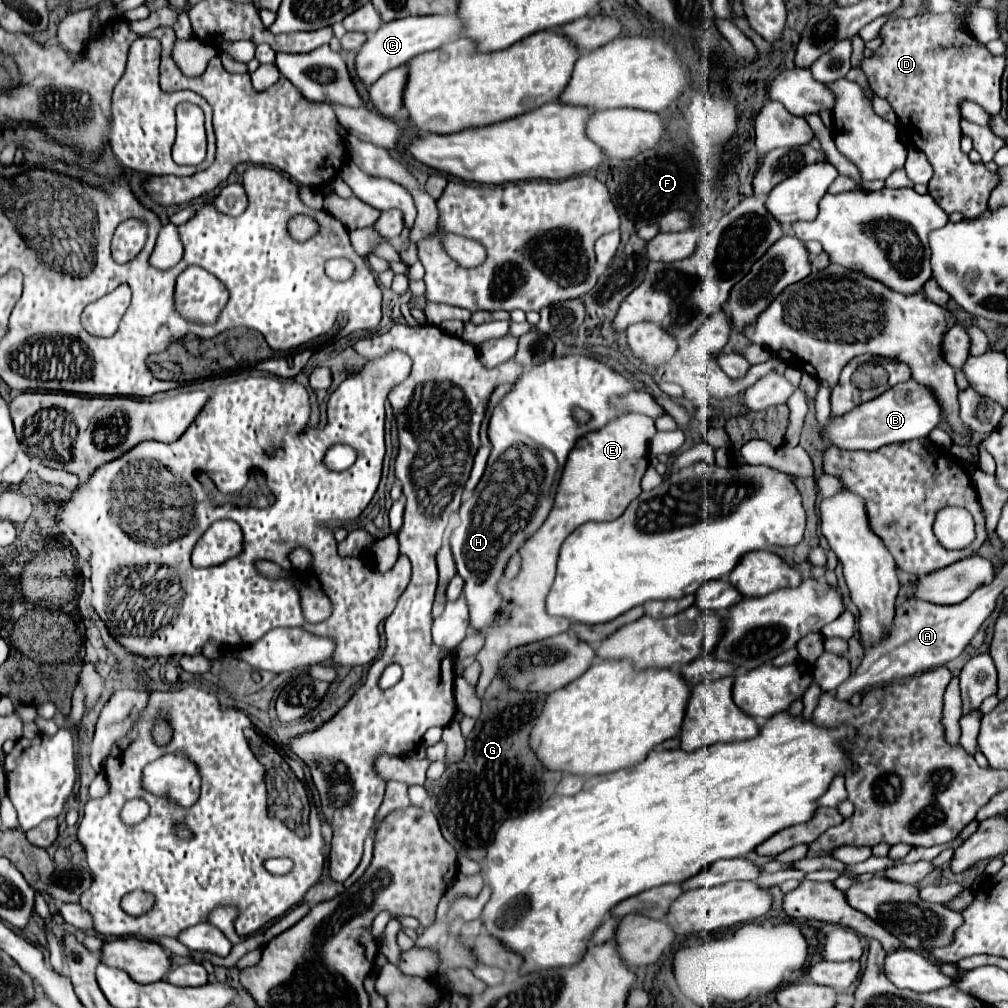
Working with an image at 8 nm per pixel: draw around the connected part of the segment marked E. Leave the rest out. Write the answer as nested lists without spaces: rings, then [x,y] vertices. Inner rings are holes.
[[[626,414],[578,440],[566,460],[562,482],[558,486],[558,496],[554,500],[550,516],[546,518],[542,528],[522,546],[520,574],[504,586],[500,584],[500,592],[506,600],[506,604],[502,606],[502,620],[498,620],[498,628],[490,628],[484,648],[476,654],[476,660],[482,666],[478,698],[482,698],[484,690],[496,676],[502,658],[510,650],[536,640],[546,640],[570,628],[568,620],[546,616],[544,610],[544,598],[550,592],[550,586],[556,576],[556,560],[560,546],[568,538],[568,534],[574,532],[578,526],[586,524],[588,520],[614,520],[628,508],[634,498],[640,496],[640,480],[648,468],[648,440],[654,434],[656,428],[652,418],[644,414]]]

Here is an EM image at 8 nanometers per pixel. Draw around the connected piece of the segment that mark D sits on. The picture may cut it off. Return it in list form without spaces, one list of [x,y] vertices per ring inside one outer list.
[[[928,14],[928,16],[910,18],[910,20],[890,20],[890,22],[880,30],[880,36],[882,36],[884,44],[876,50],[878,56],[874,56],[874,60],[864,60],[864,62],[862,62],[862,70],[864,70],[864,74],[866,74],[866,78],[868,78],[868,84],[870,84],[872,92],[874,92],[876,96],[888,100],[888,104],[890,104],[892,110],[896,112],[898,122],[902,124],[902,128],[904,128],[908,134],[912,132],[912,144],[914,144],[920,152],[924,152],[926,158],[928,158],[928,162],[932,164],[934,176],[932,176],[932,180],[928,182],[930,196],[932,196],[932,198],[938,202],[938,206],[942,206],[948,214],[952,214],[952,212],[962,212],[966,218],[974,218],[974,216],[978,216],[980,212],[984,212],[984,210],[988,208],[988,198],[990,198],[990,192],[992,192],[994,184],[998,182],[998,176],[992,174],[992,172],[988,172],[982,162],[980,162],[980,164],[972,164],[972,162],[968,160],[968,156],[960,152],[960,138],[962,138],[962,134],[960,134],[960,108],[958,108],[958,104],[960,104],[962,100],[972,100],[972,102],[980,104],[986,112],[992,112],[992,114],[998,114],[998,112],[1000,112],[1000,106],[1002,106],[1002,102],[1000,102],[1000,78],[1002,78],[1002,72],[1004,72],[1004,56],[992,56],[992,54],[986,50],[984,44],[978,44],[978,42],[966,32],[966,26],[964,26],[962,16],[964,16],[964,14],[958,14],[958,16],[956,16],[956,14]]]

